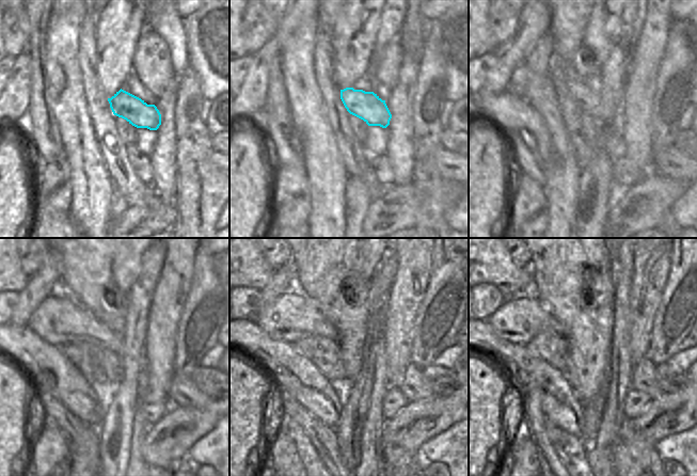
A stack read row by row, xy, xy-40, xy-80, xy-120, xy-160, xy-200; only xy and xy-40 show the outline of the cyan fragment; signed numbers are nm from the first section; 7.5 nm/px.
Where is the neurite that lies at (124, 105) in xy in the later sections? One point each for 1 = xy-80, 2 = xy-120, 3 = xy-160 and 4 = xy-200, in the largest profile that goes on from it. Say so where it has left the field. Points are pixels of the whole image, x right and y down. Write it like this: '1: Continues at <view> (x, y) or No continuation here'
1: Continues at xy-80 (590, 101)
2: Continues at xy-120 (60, 318)
3: Continues at xy-160 (292, 316)
4: Continues at xy-200 (521, 317)

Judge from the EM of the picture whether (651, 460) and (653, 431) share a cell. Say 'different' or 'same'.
different

